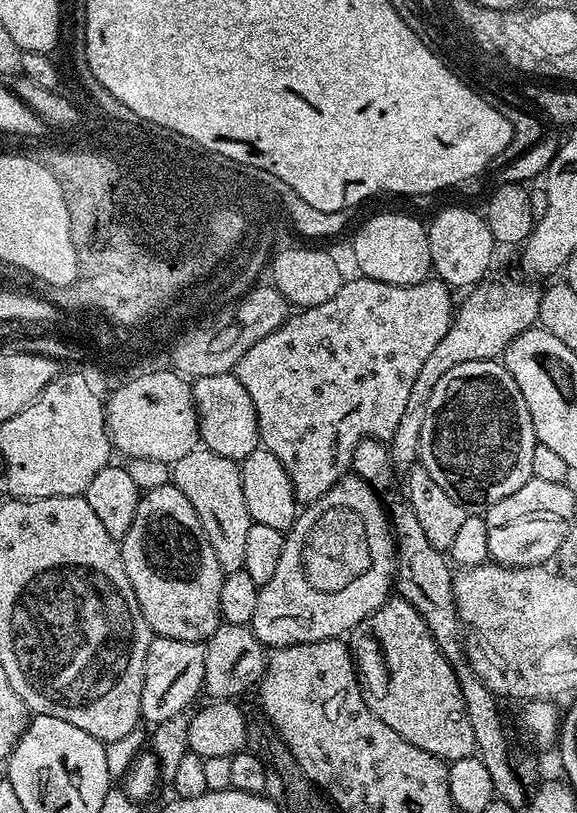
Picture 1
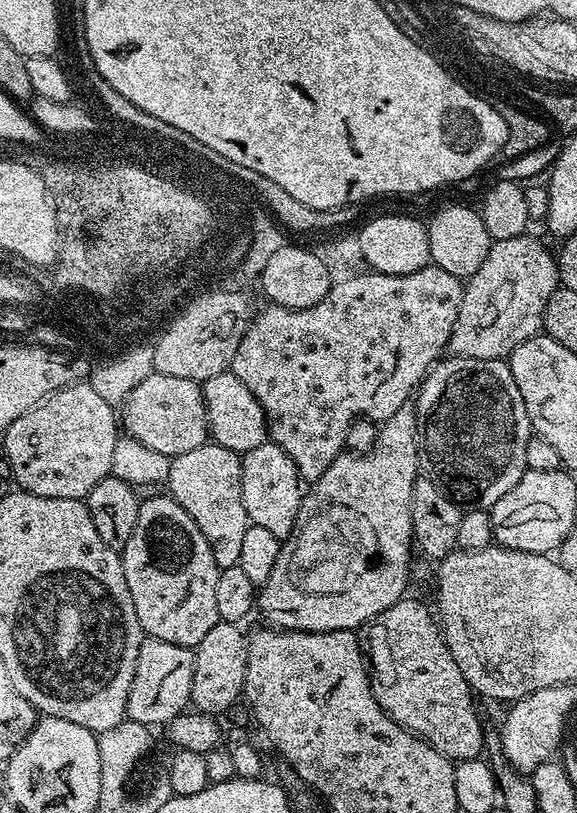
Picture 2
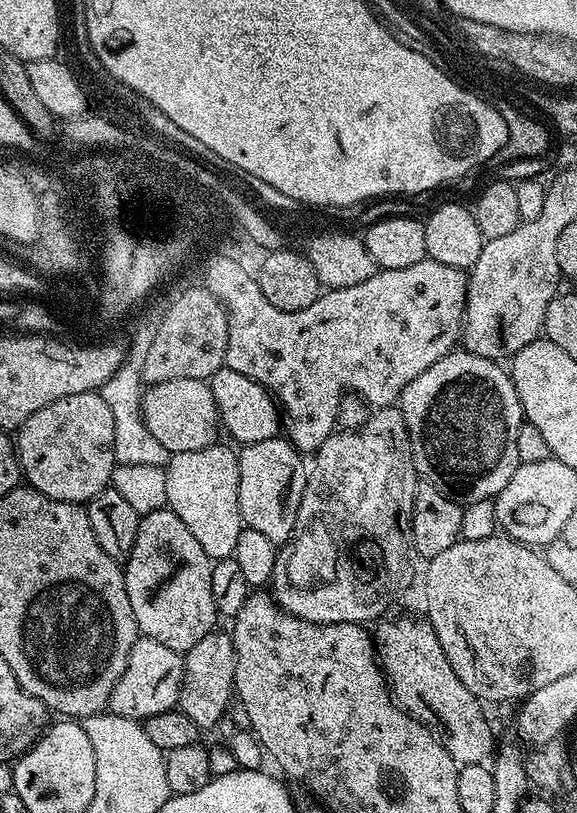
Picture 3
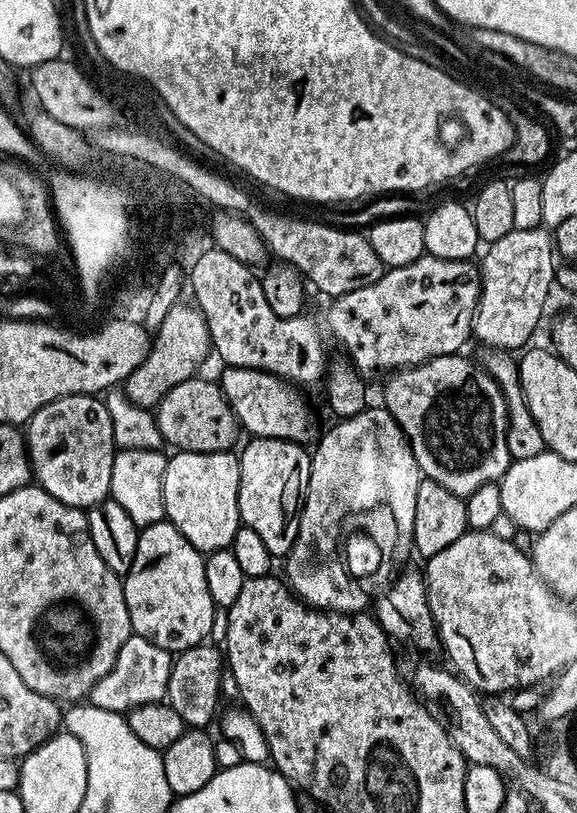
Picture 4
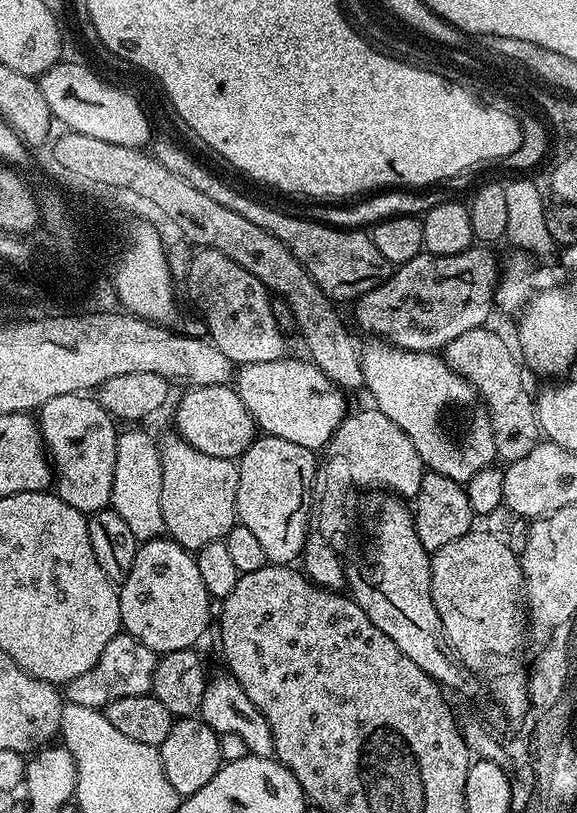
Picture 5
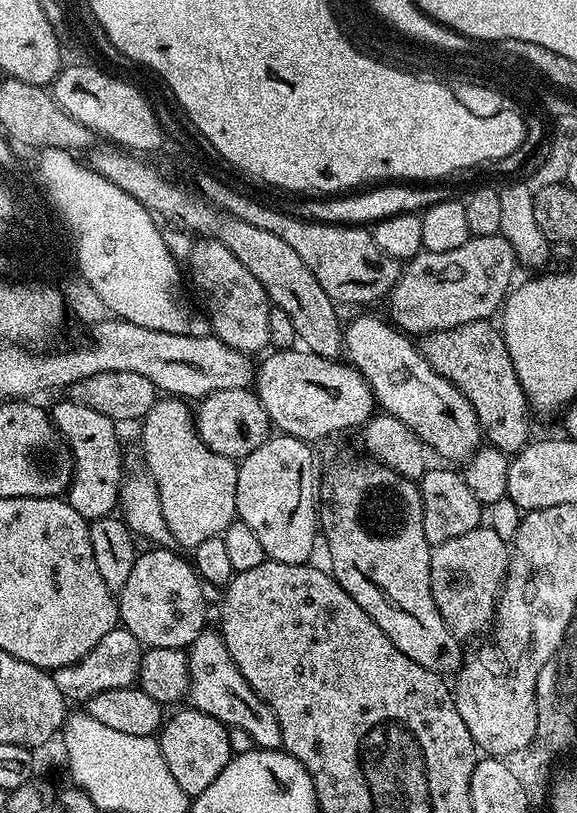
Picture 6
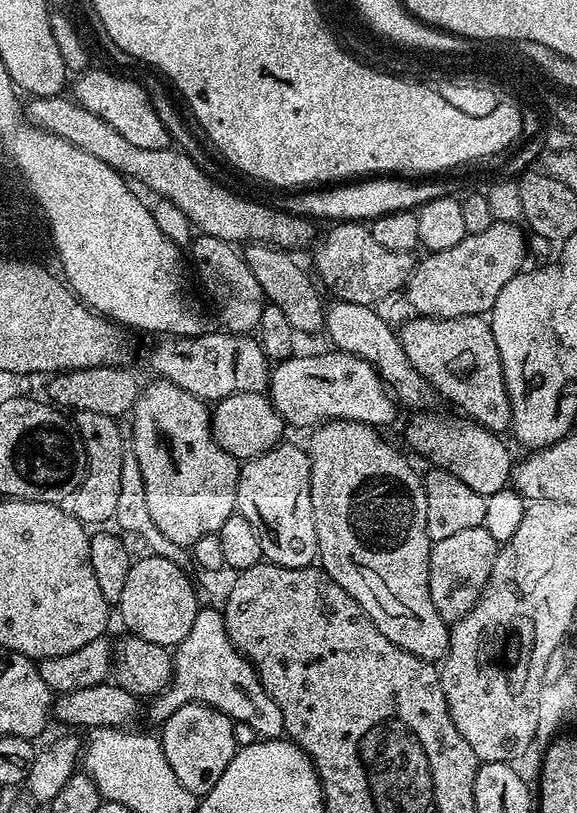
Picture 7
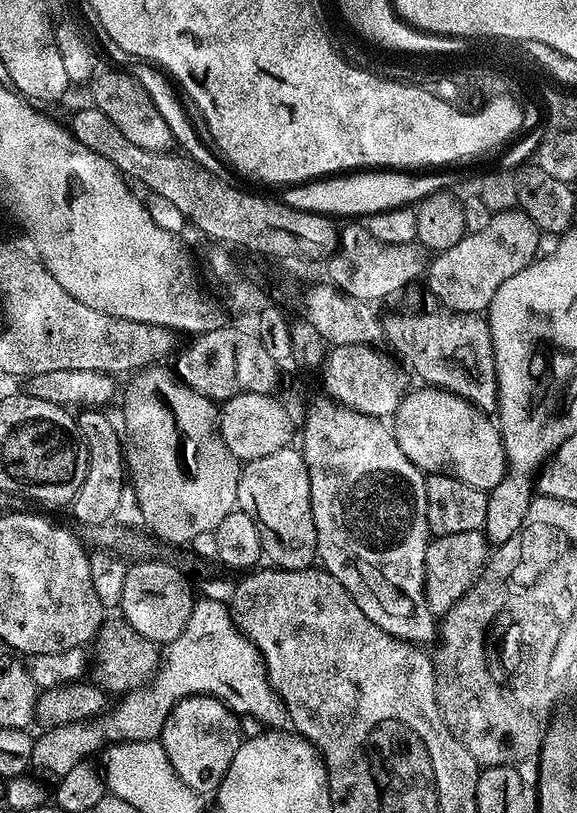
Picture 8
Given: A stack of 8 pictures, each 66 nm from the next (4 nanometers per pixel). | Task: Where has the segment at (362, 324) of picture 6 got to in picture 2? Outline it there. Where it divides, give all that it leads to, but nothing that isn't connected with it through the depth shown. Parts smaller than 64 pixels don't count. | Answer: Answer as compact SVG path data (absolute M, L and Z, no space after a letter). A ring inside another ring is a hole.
M465 356L441 359L424 377L414 396L414 407L420 431L420 463L423 471L427 479L433 480L454 503L468 510L491 510L498 498L514 490L528 471L526 446L534 433L526 414L526 402L522 402L518 382L514 382L511 363Z

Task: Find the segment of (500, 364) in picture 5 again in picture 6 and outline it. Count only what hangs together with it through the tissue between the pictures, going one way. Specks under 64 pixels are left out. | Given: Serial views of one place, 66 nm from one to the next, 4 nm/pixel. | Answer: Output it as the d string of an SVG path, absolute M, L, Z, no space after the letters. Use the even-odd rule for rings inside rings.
M488 320L466 322L450 330L430 332L419 341L421 354L442 378L449 380L474 406L483 439L505 454L521 452L530 443L528 436L528 399L514 374L510 350L506 350L504 334Z

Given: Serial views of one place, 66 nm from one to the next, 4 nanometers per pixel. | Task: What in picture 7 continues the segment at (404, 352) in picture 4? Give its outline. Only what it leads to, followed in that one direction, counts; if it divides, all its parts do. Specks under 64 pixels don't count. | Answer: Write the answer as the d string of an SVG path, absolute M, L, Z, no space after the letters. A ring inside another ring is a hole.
M497 220L486 230L478 234L468 234L458 242L458 246L450 246L450 250L428 252L425 260L415 265L412 277L406 285L408 304L418 316L437 316L438 318L458 318L459 316L484 316L491 313L494 302L498 302L498 294L502 294L502 286L510 282L525 267L524 255L528 252L528 244L524 241L525 229L511 220Z

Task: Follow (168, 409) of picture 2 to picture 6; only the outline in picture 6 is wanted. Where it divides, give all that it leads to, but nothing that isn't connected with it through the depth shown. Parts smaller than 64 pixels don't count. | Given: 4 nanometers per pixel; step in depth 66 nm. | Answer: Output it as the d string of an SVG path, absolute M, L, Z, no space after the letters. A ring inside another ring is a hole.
M251 387L238 390L218 390L214 394L203 397L199 401L200 409L194 412L196 432L214 450L214 454L222 454L226 458L237 462L249 456L262 442L266 442L270 435L268 415L262 402Z

